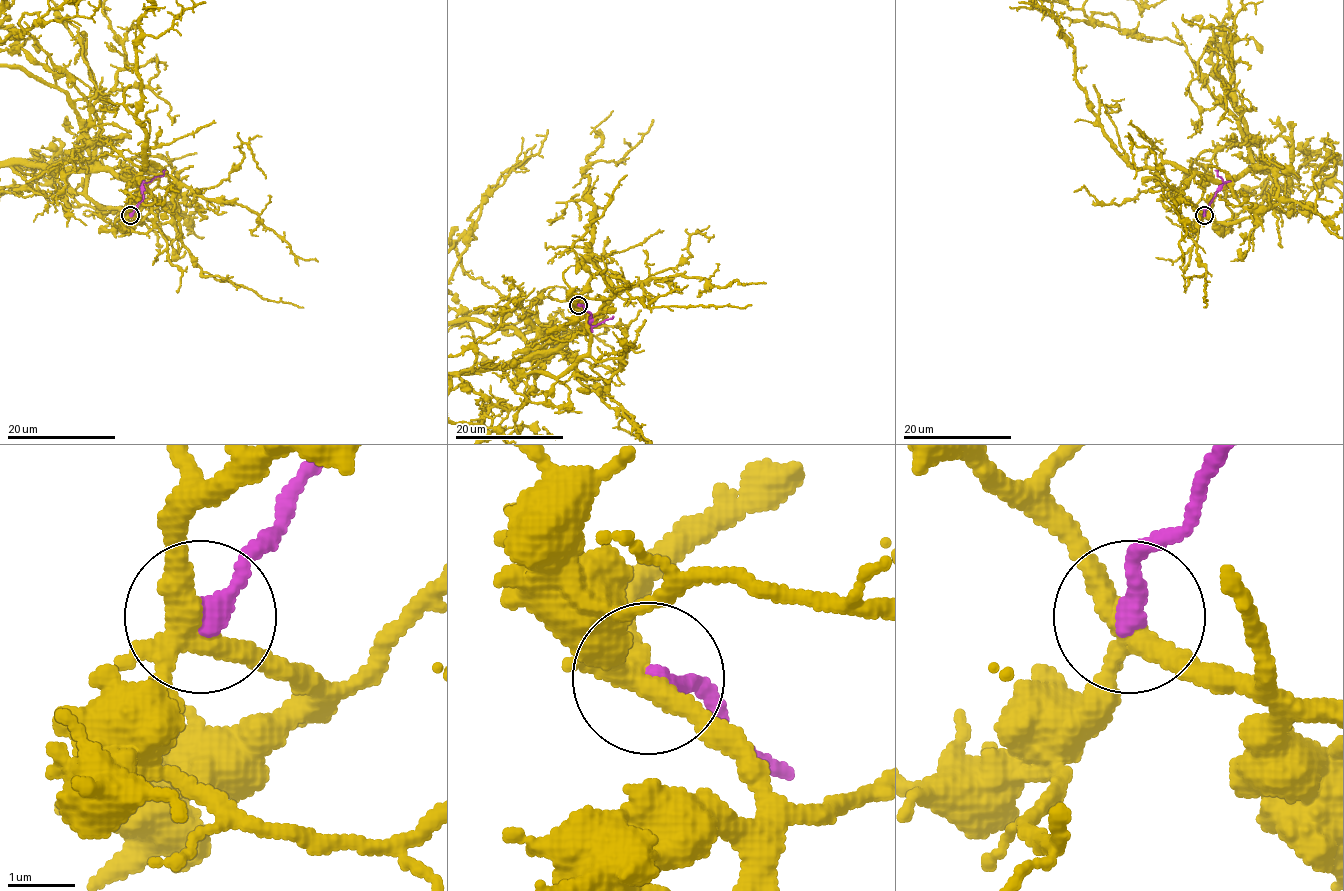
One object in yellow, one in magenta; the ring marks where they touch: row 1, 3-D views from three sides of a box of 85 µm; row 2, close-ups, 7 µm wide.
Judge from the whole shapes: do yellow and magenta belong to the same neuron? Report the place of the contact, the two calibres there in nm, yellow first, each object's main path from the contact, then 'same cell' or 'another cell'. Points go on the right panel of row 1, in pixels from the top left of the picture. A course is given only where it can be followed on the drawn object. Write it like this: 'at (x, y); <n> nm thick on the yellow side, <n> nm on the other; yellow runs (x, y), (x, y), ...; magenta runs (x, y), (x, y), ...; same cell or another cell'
at (1204, 215); 340 nm thick on the yellow side, 340 nm on the other; magenta runs (1204, 214), (1216, 190), (1224, 182), (1215, 170); another cell

